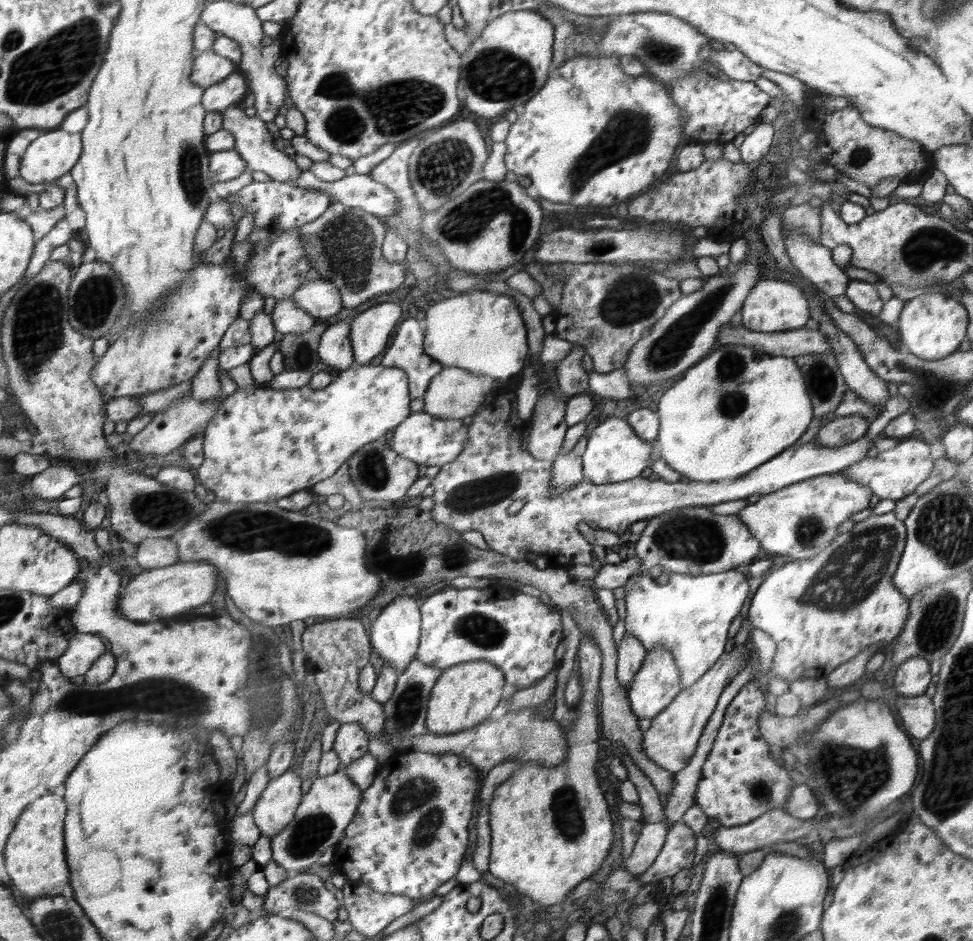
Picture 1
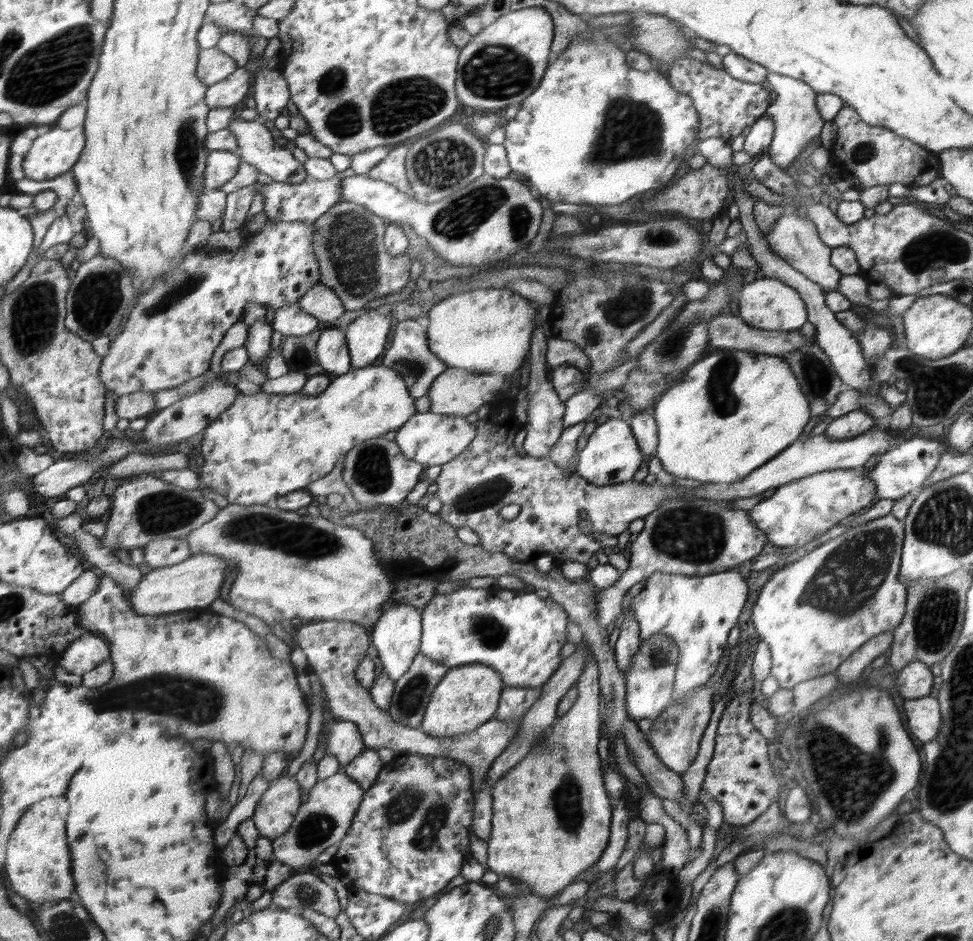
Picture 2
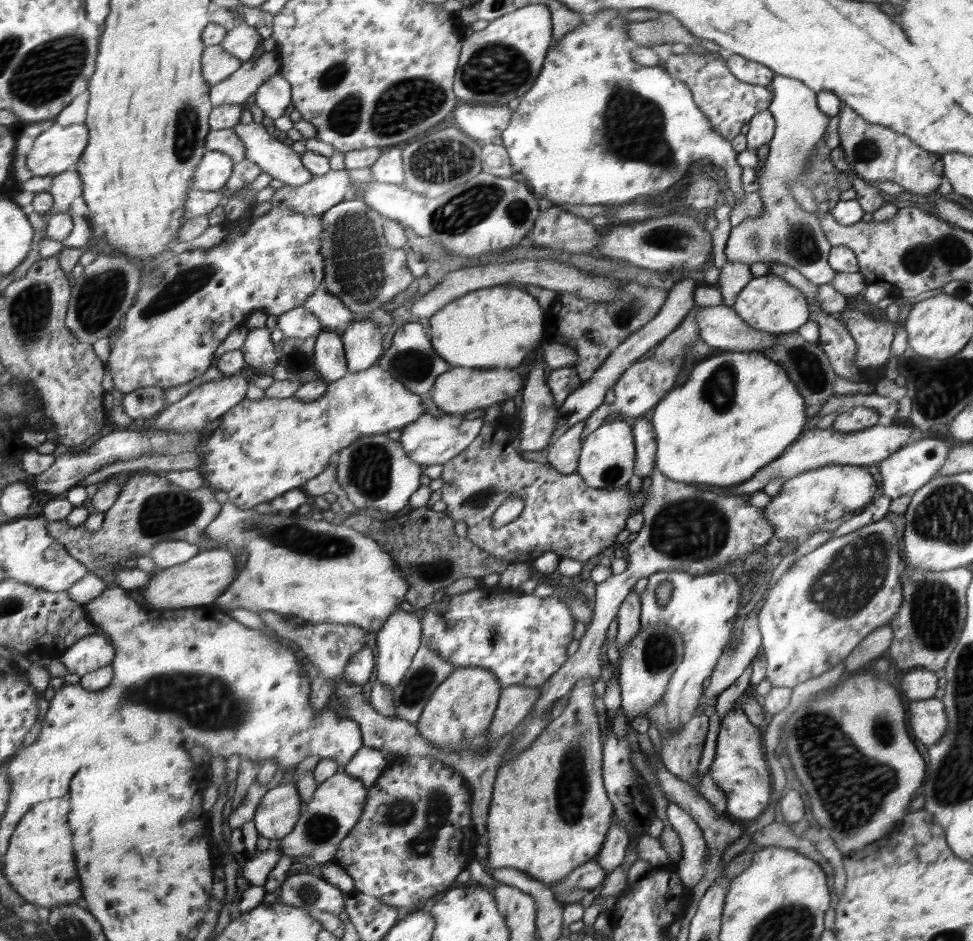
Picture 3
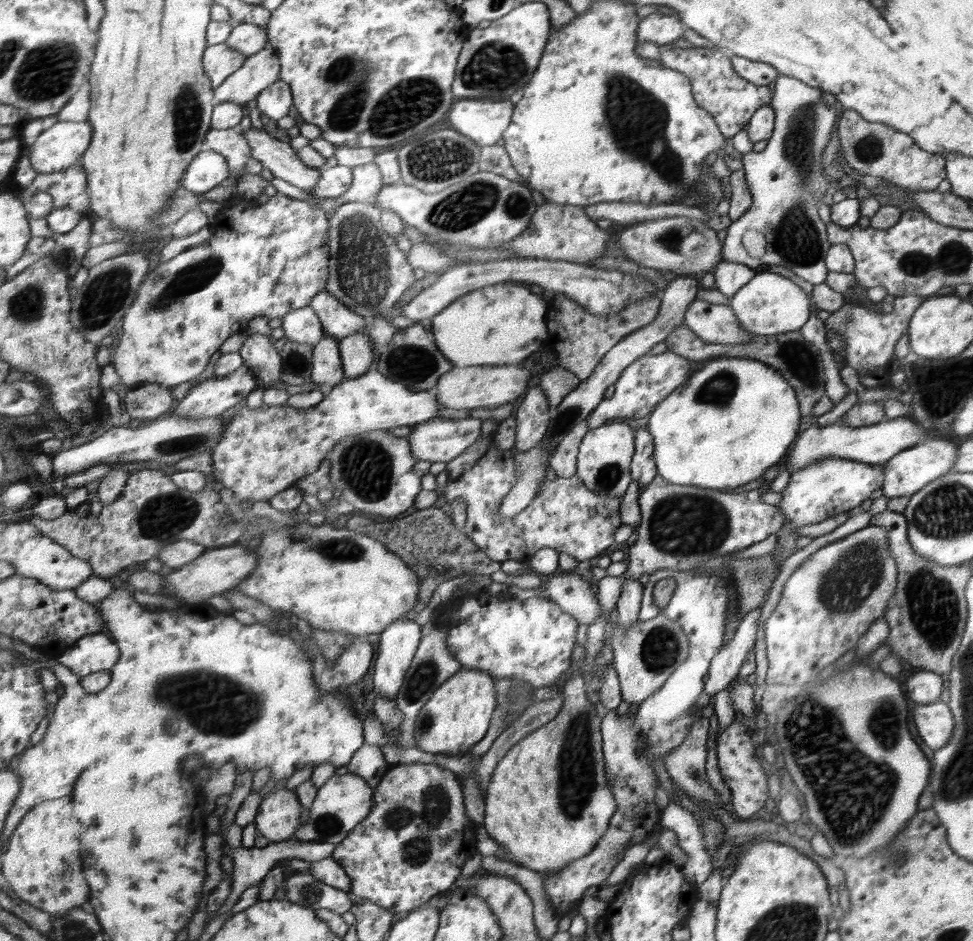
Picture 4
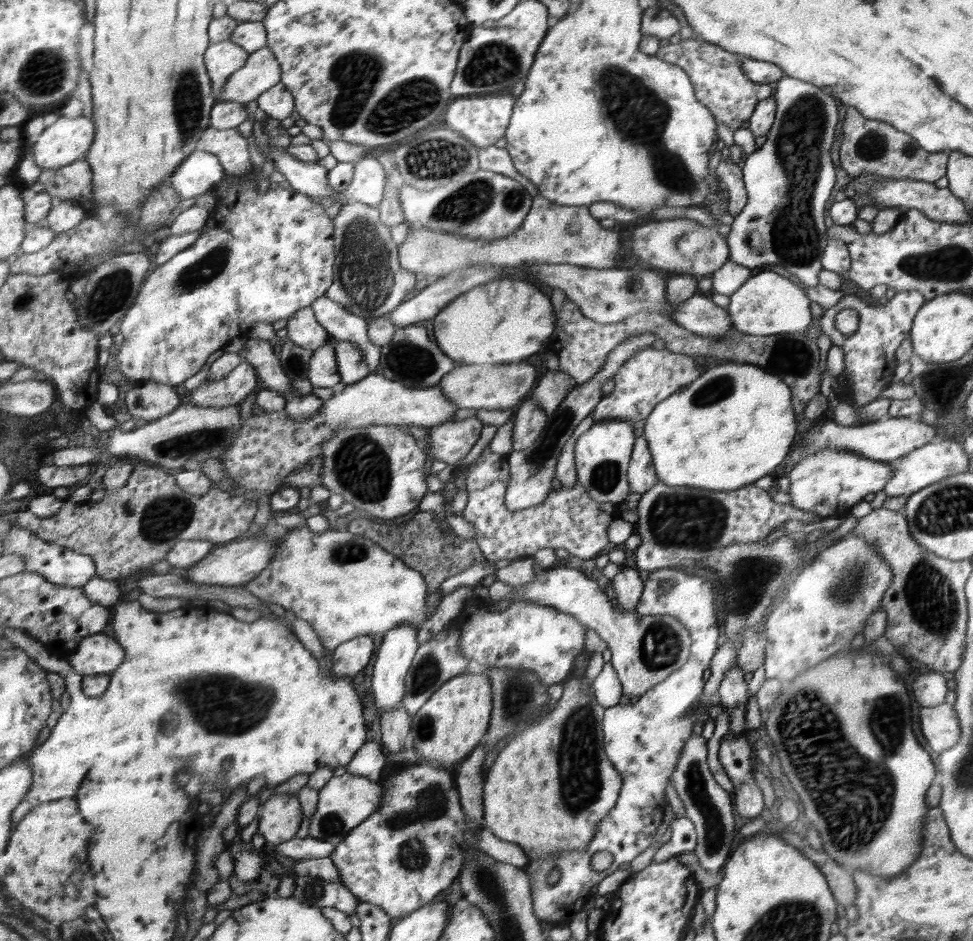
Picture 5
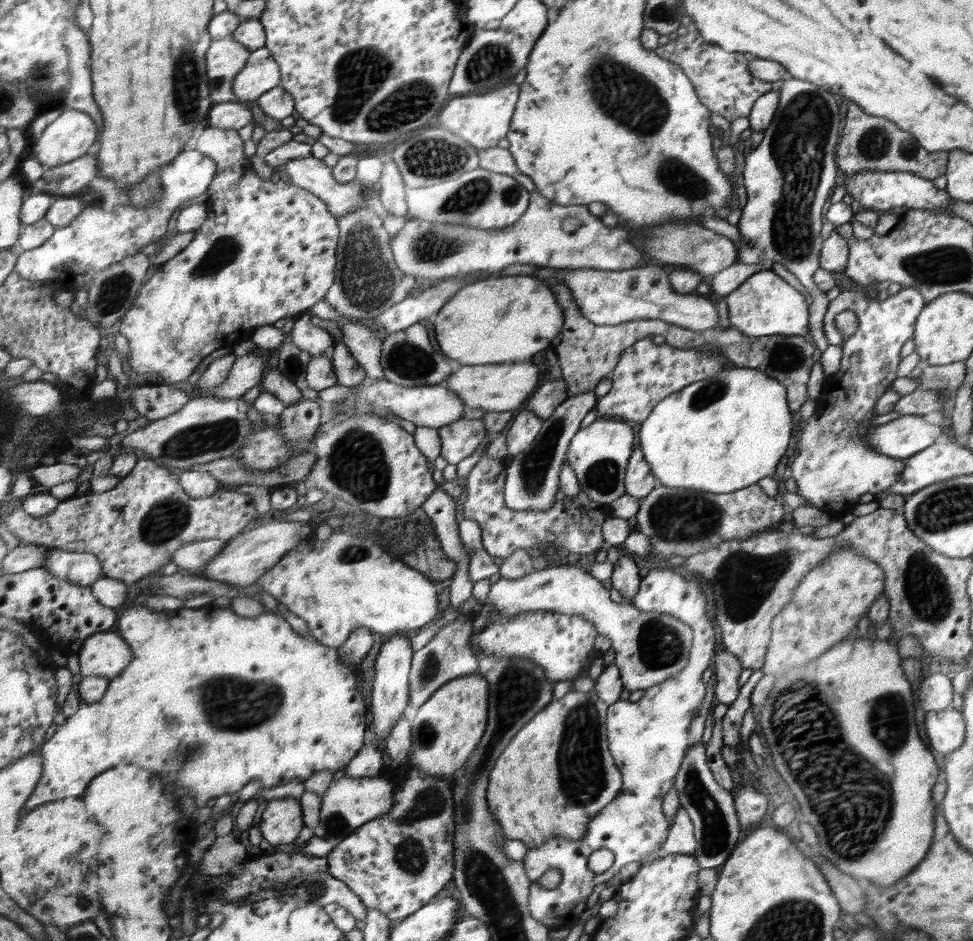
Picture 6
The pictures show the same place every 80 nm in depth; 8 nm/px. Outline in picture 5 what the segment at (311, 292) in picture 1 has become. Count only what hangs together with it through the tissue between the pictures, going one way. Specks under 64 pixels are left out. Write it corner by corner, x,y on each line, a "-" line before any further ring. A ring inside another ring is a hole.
320,297
310,308
314,311
317,321
328,331
334,342
353,342
362,352
370,372
379,372
381,348
370,342
367,335
367,320
352,314
340,303
330,300
330,297

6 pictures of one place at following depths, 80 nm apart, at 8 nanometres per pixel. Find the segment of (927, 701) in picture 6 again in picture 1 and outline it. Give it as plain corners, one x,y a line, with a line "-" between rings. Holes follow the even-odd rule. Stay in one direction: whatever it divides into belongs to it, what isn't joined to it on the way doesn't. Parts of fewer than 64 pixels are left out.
912,657
896,667
897,671
894,677
896,692
906,694
906,696
926,694
933,676
928,663
923,658

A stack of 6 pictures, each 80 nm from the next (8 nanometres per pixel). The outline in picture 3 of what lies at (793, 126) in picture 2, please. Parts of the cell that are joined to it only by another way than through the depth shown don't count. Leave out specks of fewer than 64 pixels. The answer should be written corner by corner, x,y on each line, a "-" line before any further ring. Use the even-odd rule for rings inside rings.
778,75
773,78
769,86
773,93
773,103
769,107
775,120
775,132
772,141
768,144
770,150
762,172
757,172
760,188
756,194
758,200
764,204
760,217
748,218
740,222
738,226
732,226
729,239
725,245
725,255
730,262
777,262
800,271
810,282
817,285
828,285
837,276
837,271
829,265
829,254
834,247
827,239
817,214
808,213
800,209
800,205
794,201
792,190
787,184
790,181
801,181
800,175
804,172
804,164
808,162
808,156
812,148
822,140
830,116
822,112
820,106
816,106
816,91
806,86
800,79
-
757,236
760,239
760,250
750,250
750,238

